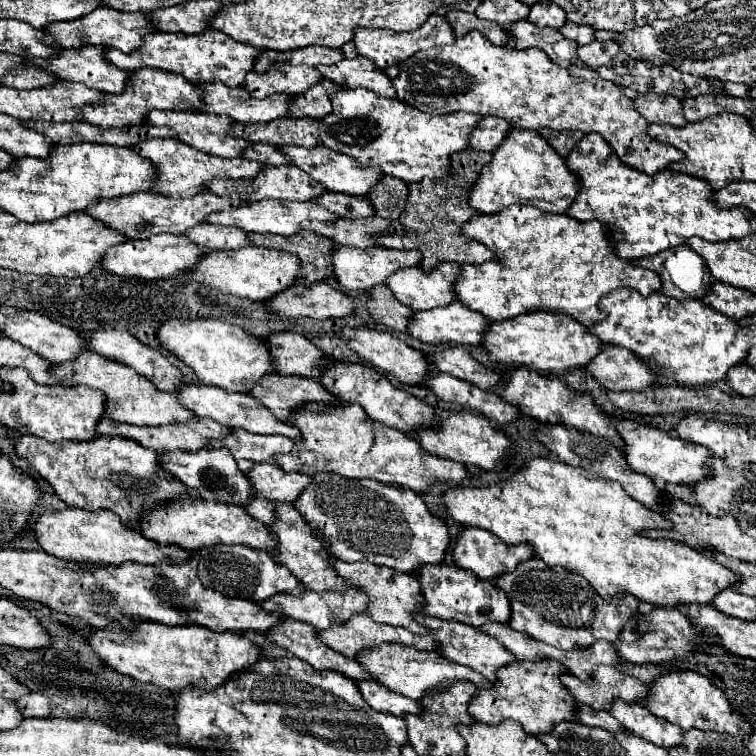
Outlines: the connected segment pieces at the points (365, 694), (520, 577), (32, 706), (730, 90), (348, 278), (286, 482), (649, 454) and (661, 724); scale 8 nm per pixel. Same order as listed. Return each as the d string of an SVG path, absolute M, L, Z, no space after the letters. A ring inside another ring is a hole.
M360 680L356 684L360 688L362 698L378 712L388 712L394 716L402 716L406 712L412 712L412 714L420 712L420 706L416 704L416 700L390 690L382 690L382 686L372 680Z
M540 558L520 562L514 572L502 574L496 580L496 586L510 600L510 628L522 630L532 638L562 650L570 650L576 644L590 646L598 640L614 642L622 626L638 614L638 600L630 594L618 594L610 602L606 602L582 576L564 570L562 566L546 566L544 562L540 562Z
M28 692L16 700L20 712L32 718L44 718L50 714L50 700L42 692Z
M725 82L724 94L736 97L748 97L750 86L733 82Z
M338 246L332 254L334 260L334 274L342 288L346 290L368 290L376 284L384 284L394 272L420 266L422 264L422 252L420 250L390 250L384 246L374 246L368 250L356 250L356 248L344 248Z
M256 462L246 476L254 486L254 494L248 498L244 510L266 526L274 522L274 508L280 502L294 502L300 490L312 482L310 476L300 472L282 472L272 462Z
M620 420L618 422L618 434L624 440L624 458L628 466L654 480L656 484L696 484L702 480L710 468L706 466L706 458L710 456L708 448L704 446L692 446L692 442L684 442L664 430L652 428L652 426L642 426L630 420Z
M614 698L610 702L608 712L632 734L668 748L668 746L676 746L682 744L682 734L684 730L672 722L664 722L662 718L656 718L654 714L650 714L648 710L644 710L640 704L628 704L622 702L620 698Z

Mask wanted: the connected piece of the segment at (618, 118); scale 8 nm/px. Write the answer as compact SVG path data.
M478 30L468 32L464 38L458 38L450 46L436 46L416 52L412 58L408 58L408 62L400 64L400 74L394 78L394 86L396 96L402 102L428 114L472 112L480 116L498 116L508 120L514 128L526 128L526 130L552 128L558 132L576 132L576 130L582 134L598 132L604 136L604 140L610 142L610 146L616 150L622 162L650 176L668 168L672 162L684 160L684 154L680 150L668 144L660 144L652 136L648 136L650 124L636 110L634 102L622 94L622 88L618 84L600 78L596 70L576 64L560 68L540 48L516 50L512 46L494 46Z

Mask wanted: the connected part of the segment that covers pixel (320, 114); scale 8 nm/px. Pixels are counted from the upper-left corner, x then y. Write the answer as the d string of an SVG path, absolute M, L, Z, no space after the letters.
M320 84L314 86L312 90L306 90L304 94L300 94L296 98L296 106L292 106L292 116L296 118L326 118L332 112L332 104L330 104L330 92Z

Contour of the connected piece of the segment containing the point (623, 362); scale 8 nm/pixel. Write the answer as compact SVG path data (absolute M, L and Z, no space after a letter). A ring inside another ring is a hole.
M604 346L604 350L594 358L586 372L594 374L594 378L606 388L606 390L646 390L658 382L656 374L652 374L652 368L642 362L636 354L630 350L624 350L620 346Z

